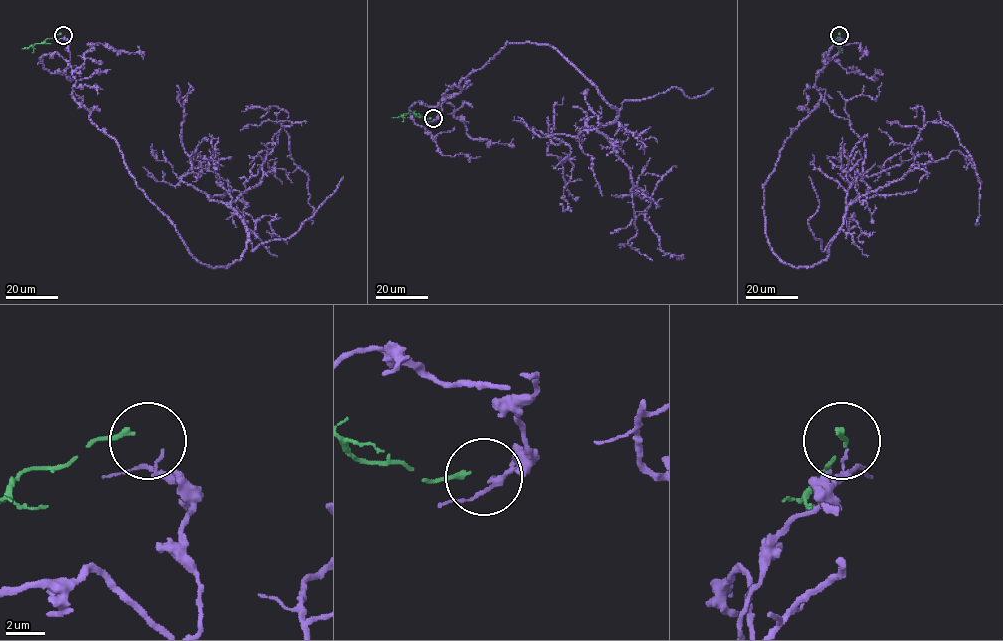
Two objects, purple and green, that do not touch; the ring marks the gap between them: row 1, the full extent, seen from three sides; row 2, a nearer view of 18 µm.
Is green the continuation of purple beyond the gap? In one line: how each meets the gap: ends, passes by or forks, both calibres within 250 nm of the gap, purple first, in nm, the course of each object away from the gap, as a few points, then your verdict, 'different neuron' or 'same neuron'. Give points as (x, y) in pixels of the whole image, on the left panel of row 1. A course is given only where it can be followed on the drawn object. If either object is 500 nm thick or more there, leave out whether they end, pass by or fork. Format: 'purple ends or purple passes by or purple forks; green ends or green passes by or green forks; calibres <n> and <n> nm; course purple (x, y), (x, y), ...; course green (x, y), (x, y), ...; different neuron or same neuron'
purple ends; green ends; calibres 150 and 300 nm; course purple (64, 37), (73, 98), (201, 262), (241, 257), (227, 204), (261, 180), (279, 120), (307, 175), (300, 224); course green (61, 34), (21, 48); different neuron

